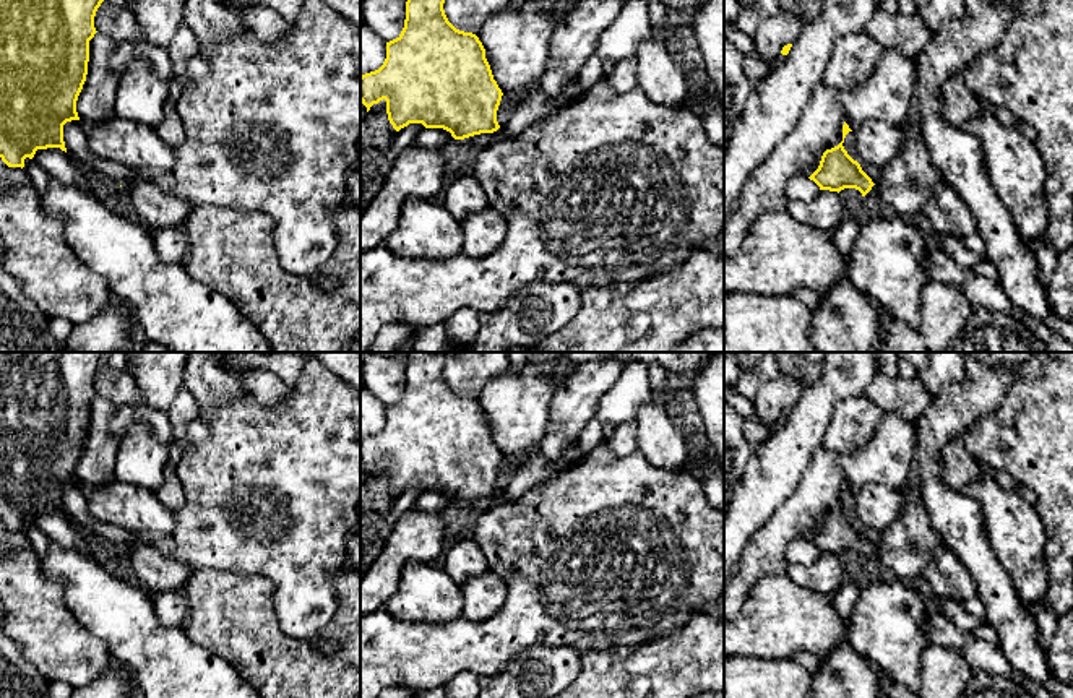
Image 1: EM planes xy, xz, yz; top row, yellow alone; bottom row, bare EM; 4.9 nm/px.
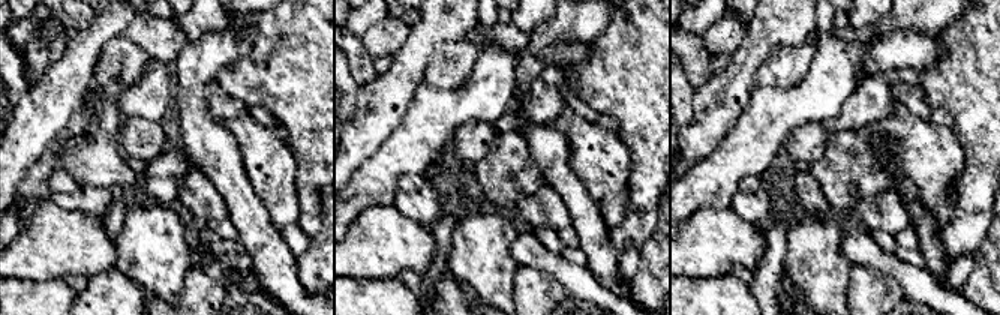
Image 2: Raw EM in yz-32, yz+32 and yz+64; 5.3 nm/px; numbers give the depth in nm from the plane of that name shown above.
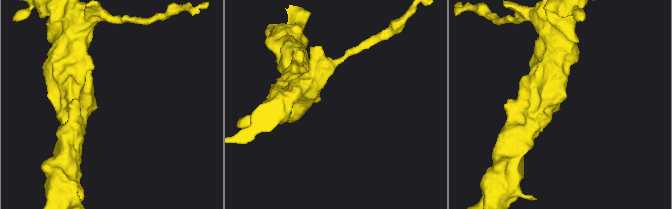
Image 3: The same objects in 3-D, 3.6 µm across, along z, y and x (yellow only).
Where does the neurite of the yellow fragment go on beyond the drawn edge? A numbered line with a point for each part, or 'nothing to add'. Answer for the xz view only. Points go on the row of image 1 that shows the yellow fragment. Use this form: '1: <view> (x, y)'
nothing to add

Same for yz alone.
1: yz (874, 197)

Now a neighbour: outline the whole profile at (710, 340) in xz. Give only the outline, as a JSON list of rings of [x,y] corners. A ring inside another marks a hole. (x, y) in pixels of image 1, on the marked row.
[[[705,328],[687,338],[675,352],[724,352],[724,328]]]

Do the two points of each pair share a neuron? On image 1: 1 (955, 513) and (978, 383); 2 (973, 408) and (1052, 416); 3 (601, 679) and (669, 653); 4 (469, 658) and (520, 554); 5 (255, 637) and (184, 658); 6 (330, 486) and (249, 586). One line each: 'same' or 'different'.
1: same
2: different
3: same
4: same
5: different
6: different

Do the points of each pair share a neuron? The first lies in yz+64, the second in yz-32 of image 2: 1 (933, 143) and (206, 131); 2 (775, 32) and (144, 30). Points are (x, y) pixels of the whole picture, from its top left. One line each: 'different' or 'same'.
1: different
2: different

